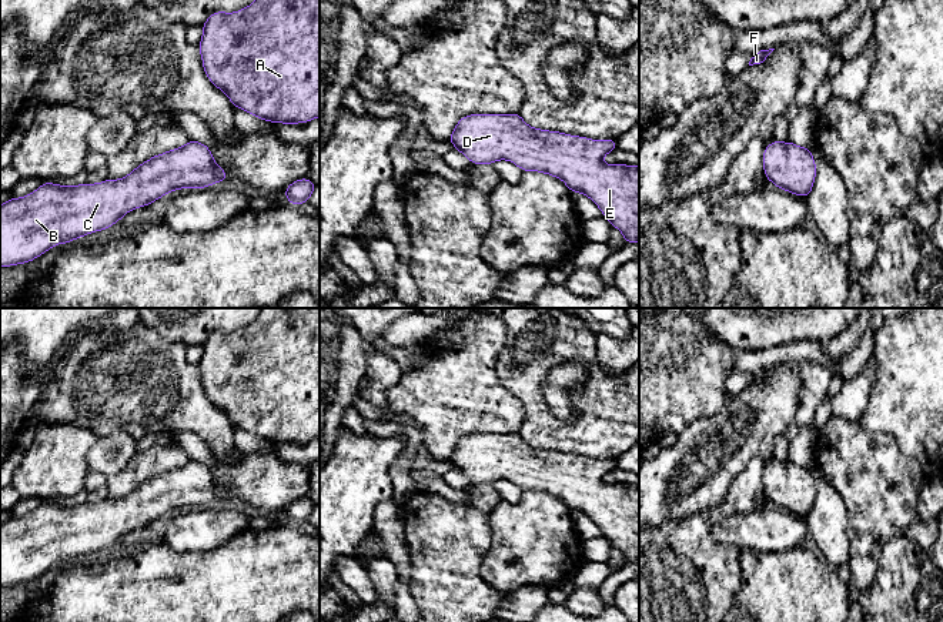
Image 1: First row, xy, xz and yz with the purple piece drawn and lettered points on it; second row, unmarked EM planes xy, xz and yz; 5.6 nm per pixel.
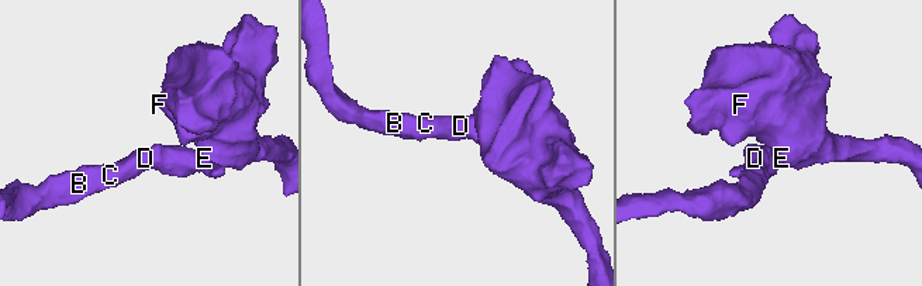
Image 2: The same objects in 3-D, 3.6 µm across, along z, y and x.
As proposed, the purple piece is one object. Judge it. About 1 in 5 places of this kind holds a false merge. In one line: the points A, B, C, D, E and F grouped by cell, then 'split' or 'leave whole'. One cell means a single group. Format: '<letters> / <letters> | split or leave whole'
A B C D E F | leave whole

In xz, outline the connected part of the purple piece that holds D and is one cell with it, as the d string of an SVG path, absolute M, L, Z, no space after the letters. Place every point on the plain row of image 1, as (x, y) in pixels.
M519 432L469 434L462 437L449 459L472 484L509 479L522 491L539 491L561 498L572 512L588 515L603 536L616 546L625 562L639 562L639 486L605 485L602 476L616 469L616 458L592 459L529 447Z

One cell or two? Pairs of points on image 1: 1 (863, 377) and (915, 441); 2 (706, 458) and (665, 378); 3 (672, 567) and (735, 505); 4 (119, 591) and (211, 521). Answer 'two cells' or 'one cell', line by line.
1: two cells
2: two cells
3: one cell
4: two cells

